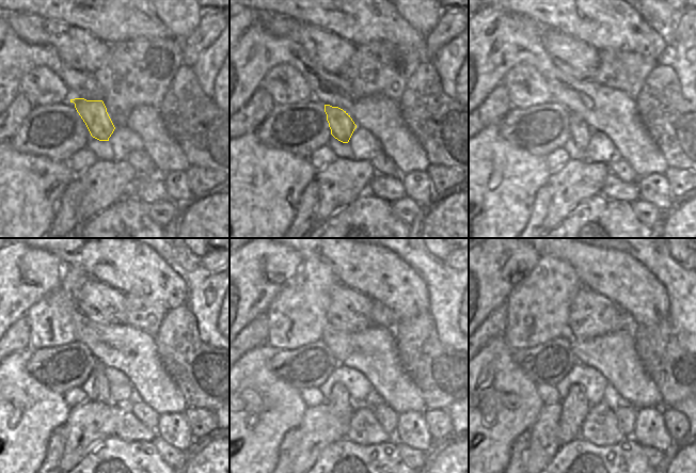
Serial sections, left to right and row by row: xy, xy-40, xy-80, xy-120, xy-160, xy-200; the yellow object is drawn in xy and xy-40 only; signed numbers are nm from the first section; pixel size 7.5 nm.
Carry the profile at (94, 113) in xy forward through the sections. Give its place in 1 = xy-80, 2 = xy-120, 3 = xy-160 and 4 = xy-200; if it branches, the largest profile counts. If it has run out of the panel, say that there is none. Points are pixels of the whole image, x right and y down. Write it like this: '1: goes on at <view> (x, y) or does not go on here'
1: goes on at xy-80 (581, 132)
2: goes on at xy-120 (101, 384)
3: goes on at xy-160 (339, 403)
4: goes on at xy-200 (574, 406)

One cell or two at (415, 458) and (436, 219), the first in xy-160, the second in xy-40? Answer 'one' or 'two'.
two

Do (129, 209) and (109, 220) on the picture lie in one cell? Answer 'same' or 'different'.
same

